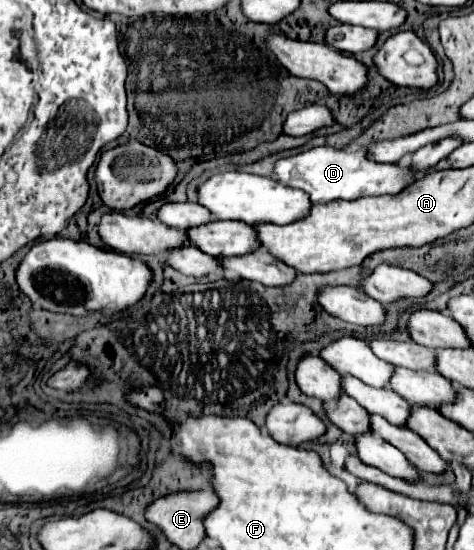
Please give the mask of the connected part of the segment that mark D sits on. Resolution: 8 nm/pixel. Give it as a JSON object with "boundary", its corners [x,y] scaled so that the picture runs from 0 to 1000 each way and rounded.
{"boundary":[[[662,267],[654,275],[629,278],[620,285],[586,289],[578,300],[578,325],[603,340],[616,344],[637,344],[650,351],[658,369],[692,369],[692,365],[713,365],[713,362],[759,362],[759,358],[781,358],[781,355],[831,355],[848,347],[871,327],[873,315],[857,304],[844,300],[806,300],[806,296],[785,296],[772,289],[768,275],[747,275],[730,278],[705,267]]]}

